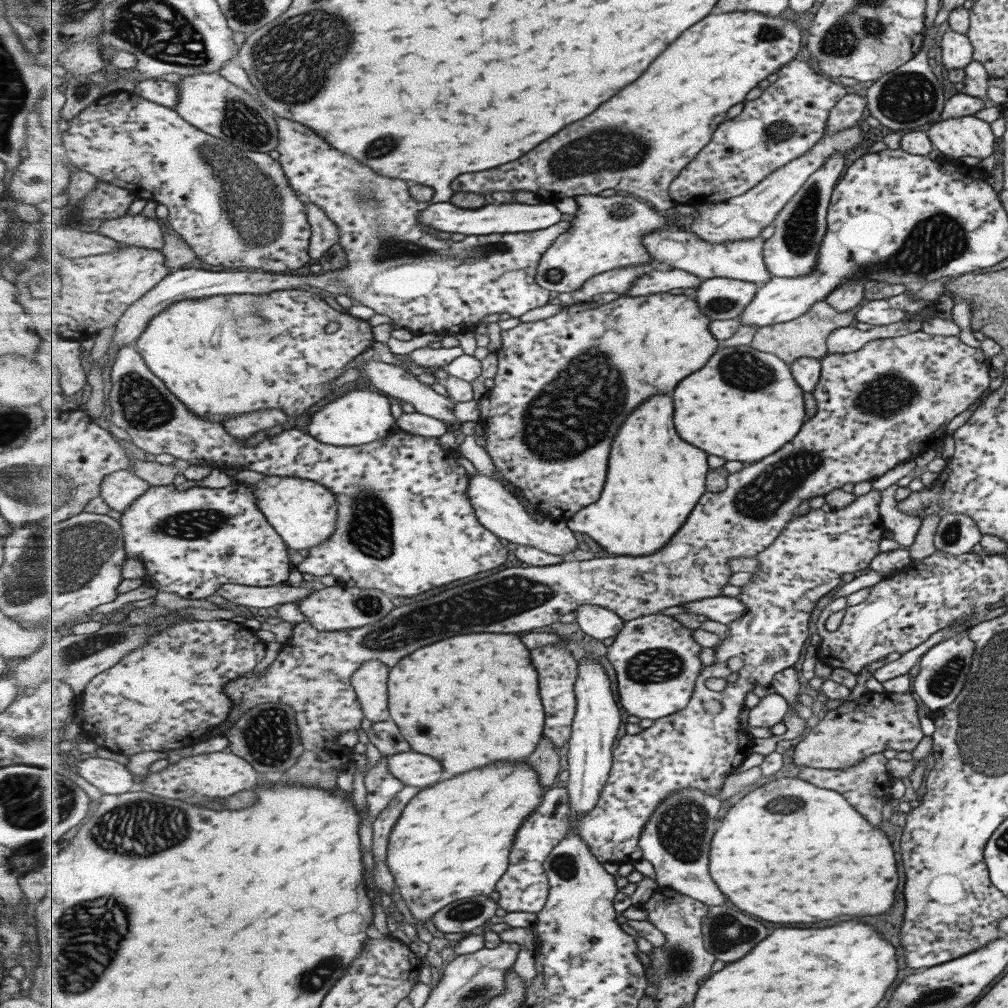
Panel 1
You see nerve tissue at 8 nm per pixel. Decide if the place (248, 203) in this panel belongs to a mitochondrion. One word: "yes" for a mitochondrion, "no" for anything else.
yes

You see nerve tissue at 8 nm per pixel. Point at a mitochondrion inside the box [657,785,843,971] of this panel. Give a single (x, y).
(726, 932)

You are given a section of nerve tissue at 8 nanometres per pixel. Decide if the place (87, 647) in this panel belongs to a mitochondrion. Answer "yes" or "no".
yes

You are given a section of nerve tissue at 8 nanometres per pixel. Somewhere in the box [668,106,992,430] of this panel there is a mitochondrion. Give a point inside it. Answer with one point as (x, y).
(937, 238)

